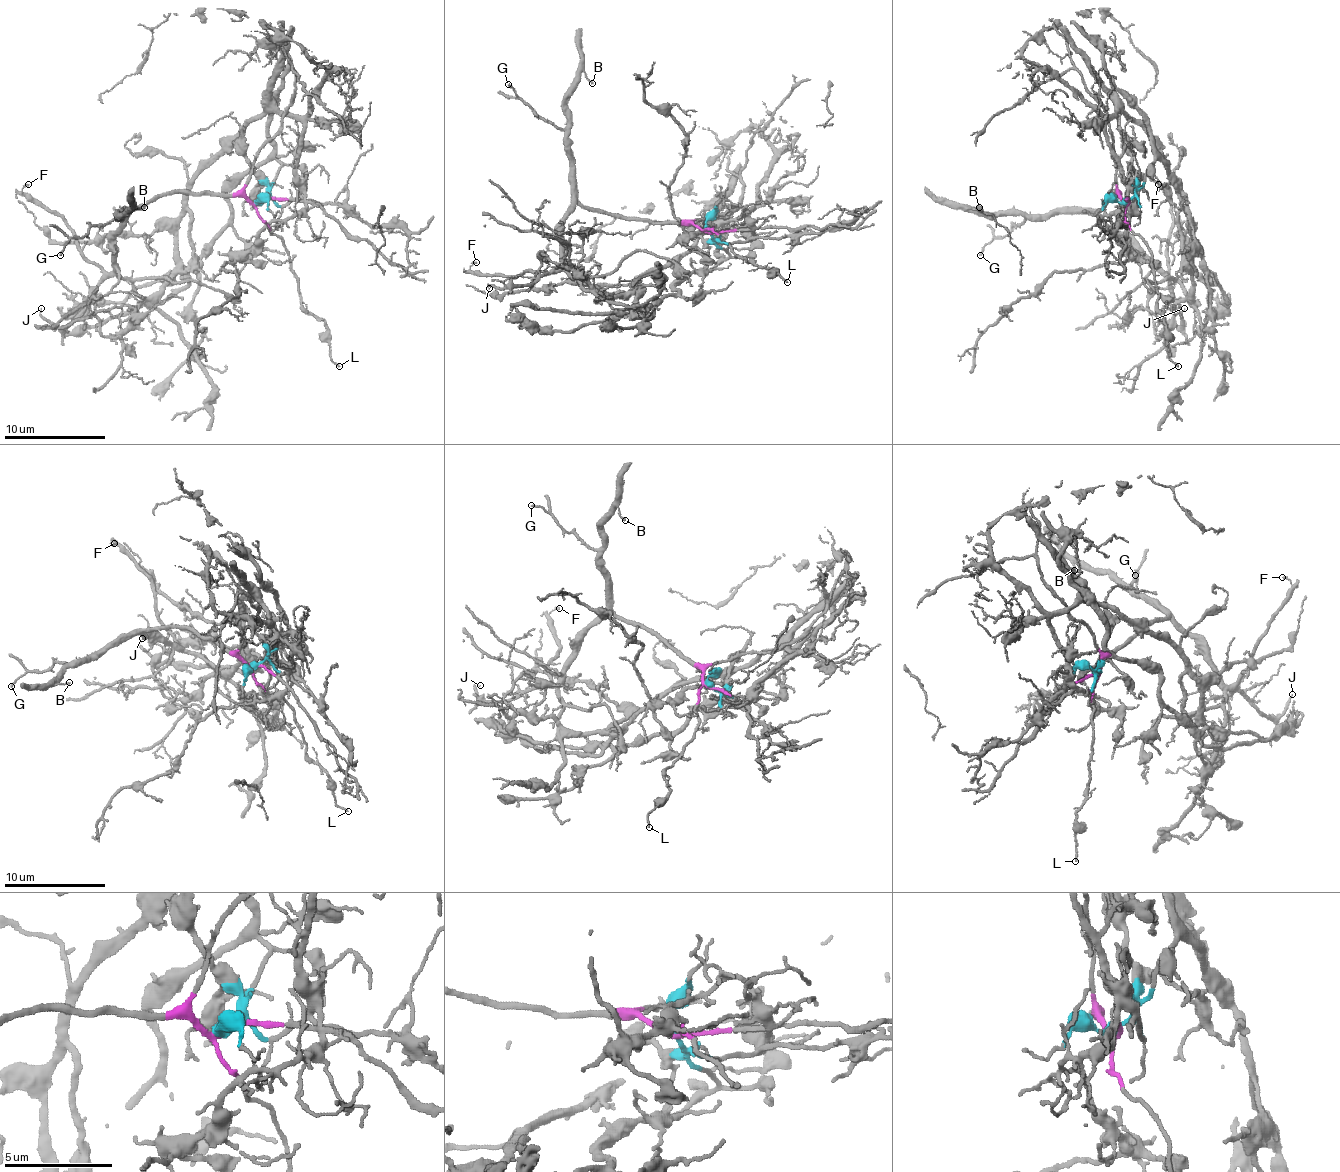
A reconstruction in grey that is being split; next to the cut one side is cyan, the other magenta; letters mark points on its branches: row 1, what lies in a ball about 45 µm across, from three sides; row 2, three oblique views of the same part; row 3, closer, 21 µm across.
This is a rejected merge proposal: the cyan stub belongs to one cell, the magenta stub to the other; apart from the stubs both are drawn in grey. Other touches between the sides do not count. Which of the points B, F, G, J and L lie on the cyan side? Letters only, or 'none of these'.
none of these

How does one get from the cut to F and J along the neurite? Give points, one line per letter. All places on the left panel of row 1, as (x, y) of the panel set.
F: (259, 204), (168, 193), (140, 204), (115, 231), (115, 267), (105, 272), (67, 224), (21, 191), (29, 183)
J: (259, 204), (168, 193), (140, 204), (115, 231), (115, 269), (84, 307), (52, 325), (41, 307)

